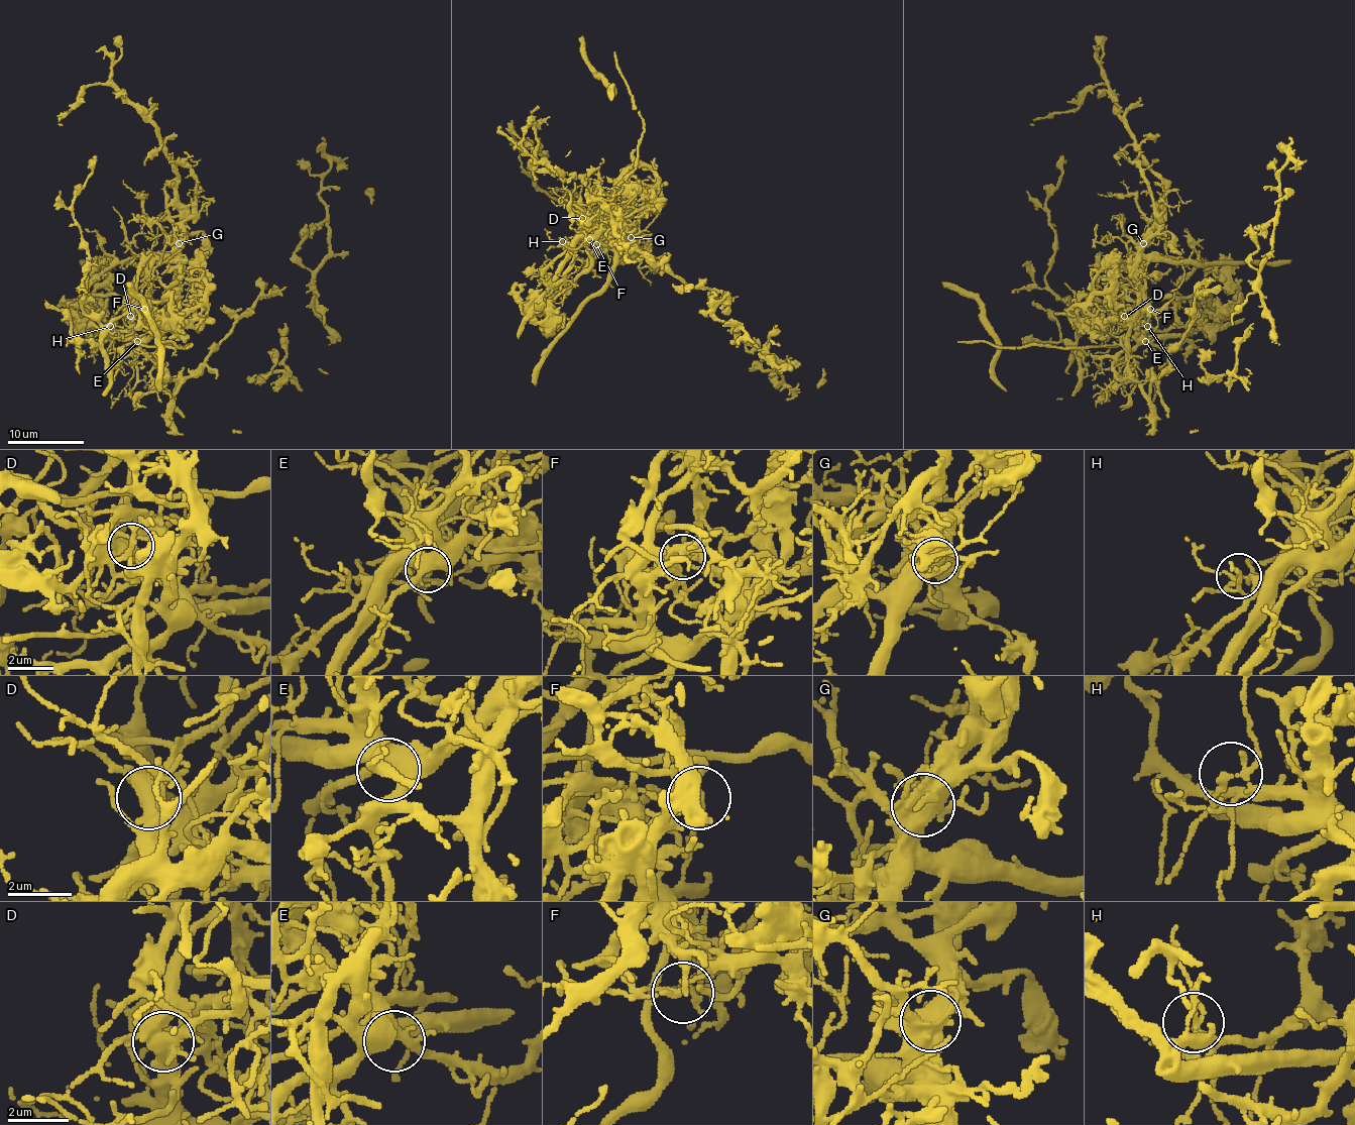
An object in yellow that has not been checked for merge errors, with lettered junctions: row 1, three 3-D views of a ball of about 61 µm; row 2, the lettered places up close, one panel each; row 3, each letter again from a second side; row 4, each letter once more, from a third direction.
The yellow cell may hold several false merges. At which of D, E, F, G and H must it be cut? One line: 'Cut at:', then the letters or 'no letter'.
Cut at: D, F, G

